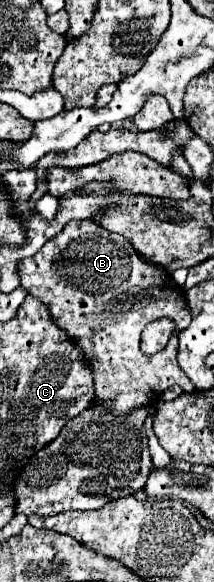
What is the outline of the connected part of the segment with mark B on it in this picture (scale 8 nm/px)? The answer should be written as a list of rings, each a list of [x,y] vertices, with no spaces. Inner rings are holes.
[[[71,220],[55,238],[45,242],[45,246],[35,256],[19,260],[17,266],[21,286],[47,306],[51,320],[71,338],[71,342],[75,342],[77,348],[81,348],[83,358],[89,362],[95,382],[93,406],[103,406],[111,414],[123,418],[133,408],[155,406],[161,400],[163,390],[167,390],[169,386],[177,384],[185,392],[195,390],[191,380],[185,376],[175,360],[177,334],[191,322],[191,310],[185,300],[185,290],[173,282],[171,274],[167,274],[163,266],[155,266],[143,260],[123,236],[111,234],[91,220]],[[157,318],[171,318],[175,322],[175,334],[171,334],[165,350],[149,356],[143,354],[139,346],[141,330],[145,328],[145,322],[153,322]]]

